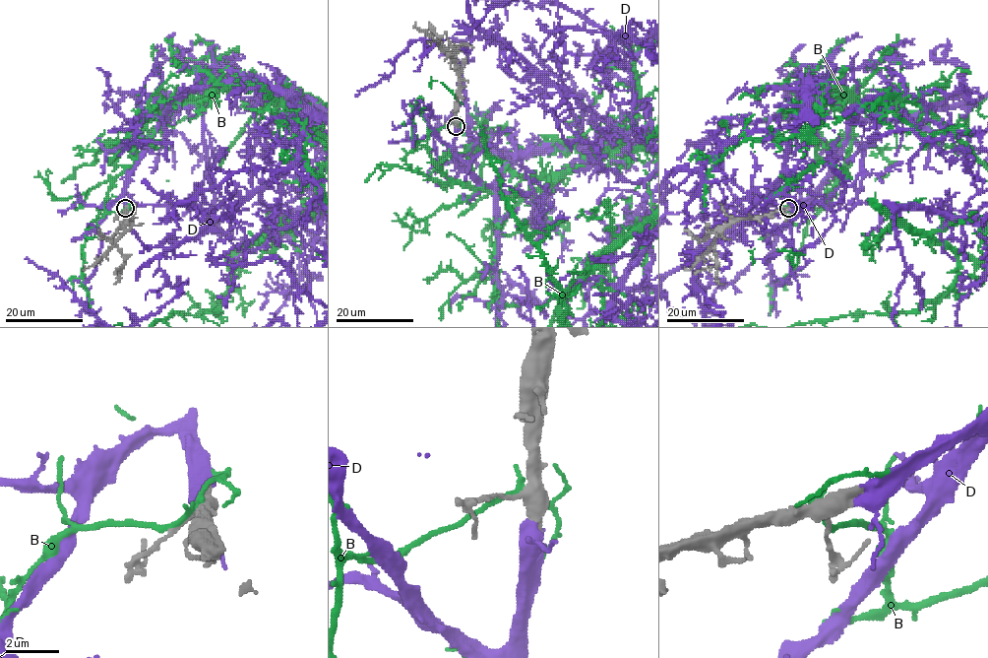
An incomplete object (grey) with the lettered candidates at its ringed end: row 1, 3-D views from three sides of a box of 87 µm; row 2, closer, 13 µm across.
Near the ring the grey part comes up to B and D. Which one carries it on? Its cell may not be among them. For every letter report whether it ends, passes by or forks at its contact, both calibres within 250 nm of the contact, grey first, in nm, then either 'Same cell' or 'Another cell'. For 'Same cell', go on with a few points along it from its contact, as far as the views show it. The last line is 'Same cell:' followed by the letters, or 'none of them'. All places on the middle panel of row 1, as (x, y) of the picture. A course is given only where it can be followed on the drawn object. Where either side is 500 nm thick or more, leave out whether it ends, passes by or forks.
B: It passes by. Thickness 400 nm (grey) against 200 nm. Another cell
D: Thickness 550 nm (grey) against 440 nm. Same cell. Its course: (456, 126), (455, 155), (482, 184), (560, 143), (635, 143), (498, 43), (470, 13)
Same cell: D

